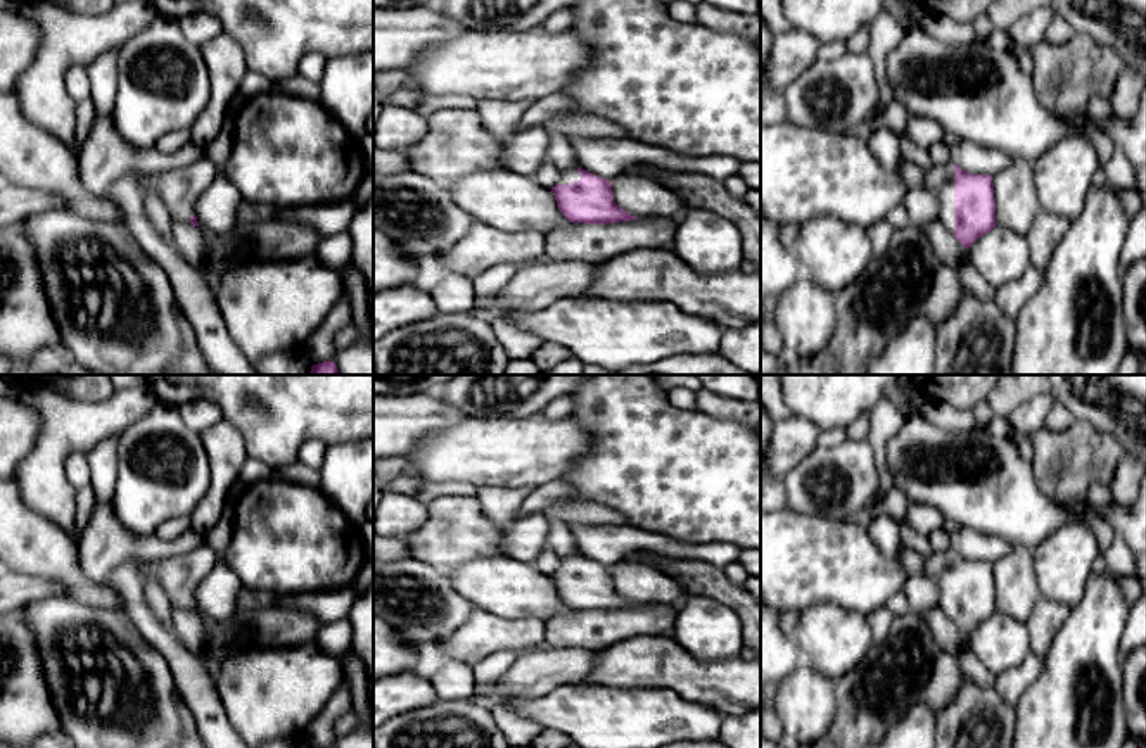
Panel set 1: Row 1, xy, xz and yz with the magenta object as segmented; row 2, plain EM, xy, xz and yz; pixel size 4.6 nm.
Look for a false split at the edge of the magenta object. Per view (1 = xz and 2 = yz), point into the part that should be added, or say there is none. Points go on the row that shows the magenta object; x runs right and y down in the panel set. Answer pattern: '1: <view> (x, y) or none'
1: xz (595, 244)
2: yz (1017, 206)

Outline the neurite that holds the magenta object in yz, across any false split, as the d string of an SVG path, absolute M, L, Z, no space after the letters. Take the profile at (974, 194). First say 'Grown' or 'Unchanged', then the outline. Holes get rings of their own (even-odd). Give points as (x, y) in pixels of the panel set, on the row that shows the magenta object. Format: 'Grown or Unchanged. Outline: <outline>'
Grown. Outline: M1018 155L994 176L970 174L952 162L933 164L923 181L940 200L939 219L966 249L996 225L1025 237L1041 212L1032 162Z

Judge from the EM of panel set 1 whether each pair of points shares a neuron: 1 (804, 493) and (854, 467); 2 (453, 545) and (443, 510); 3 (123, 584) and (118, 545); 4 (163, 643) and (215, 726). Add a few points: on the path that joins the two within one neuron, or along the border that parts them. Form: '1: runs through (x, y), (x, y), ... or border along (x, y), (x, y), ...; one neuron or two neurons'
1: runs through (816, 486), (842, 479); one neuron
2: runs through (453, 536), (453, 522), (450, 519); one neuron
3: border along (146, 560), (128, 557), (104, 579); two neurons
4: runs through (184, 664), (204, 705); one neuron

